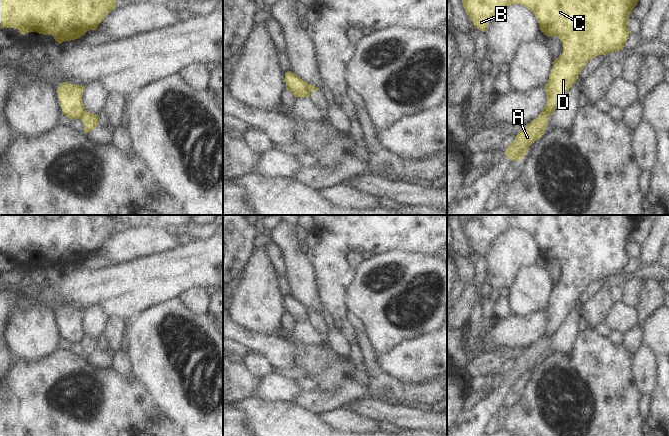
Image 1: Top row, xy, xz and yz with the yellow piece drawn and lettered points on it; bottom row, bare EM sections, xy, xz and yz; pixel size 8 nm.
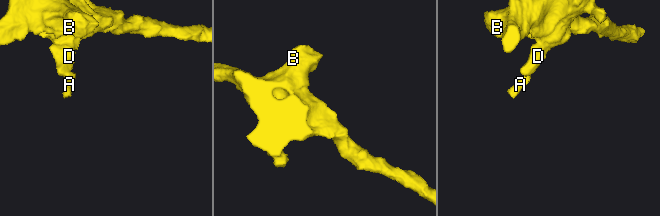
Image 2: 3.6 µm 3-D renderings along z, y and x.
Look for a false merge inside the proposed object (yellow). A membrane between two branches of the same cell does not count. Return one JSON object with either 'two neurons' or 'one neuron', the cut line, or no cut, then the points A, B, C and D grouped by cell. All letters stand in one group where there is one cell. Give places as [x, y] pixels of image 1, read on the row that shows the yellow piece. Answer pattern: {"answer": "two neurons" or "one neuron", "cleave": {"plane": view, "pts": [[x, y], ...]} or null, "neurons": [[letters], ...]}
{"answer": "two neurons", "cleave": {"plane": "xy", "pts": [[85, 111], [81, 119]]}, "neurons": [["A"], ["B", "C", "D"]]}

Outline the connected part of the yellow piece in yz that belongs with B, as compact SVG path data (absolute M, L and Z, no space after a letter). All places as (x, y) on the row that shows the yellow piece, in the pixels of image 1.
M462 0L474 28L482 32L486 31L491 18L500 10L518 4L527 7L536 16L544 35L561 40L563 53L554 60L549 80L544 87L547 102L541 114L548 116L553 114L591 59L623 50L630 34L627 27L629 16L637 2L638 0Z

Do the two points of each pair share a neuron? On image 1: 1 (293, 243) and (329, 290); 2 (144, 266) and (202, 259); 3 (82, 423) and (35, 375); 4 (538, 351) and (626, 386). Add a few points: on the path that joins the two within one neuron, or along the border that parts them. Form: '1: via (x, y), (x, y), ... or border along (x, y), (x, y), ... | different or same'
1: border along (305, 253), (315, 271), (321, 296) | different
2: via (158, 266), (188, 266) | same
3: via (70, 411), (46, 387) | same
4: border along (544, 356), (533, 366) | different

